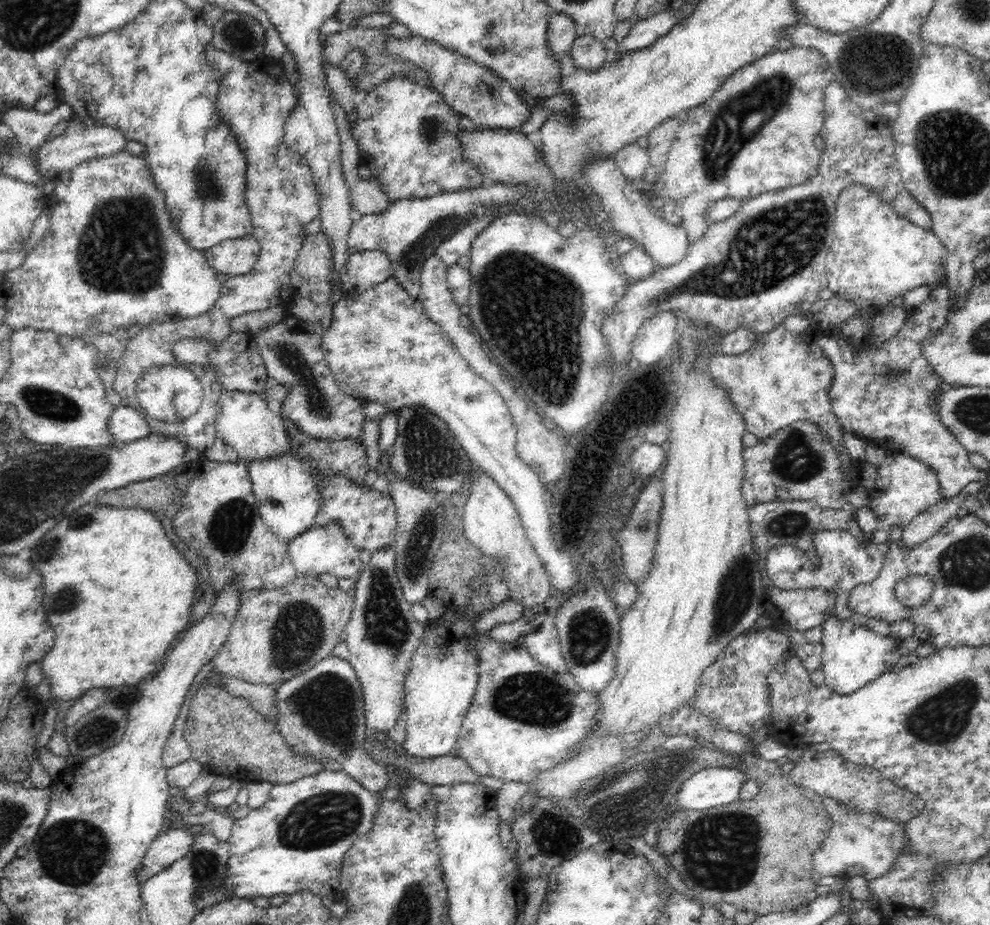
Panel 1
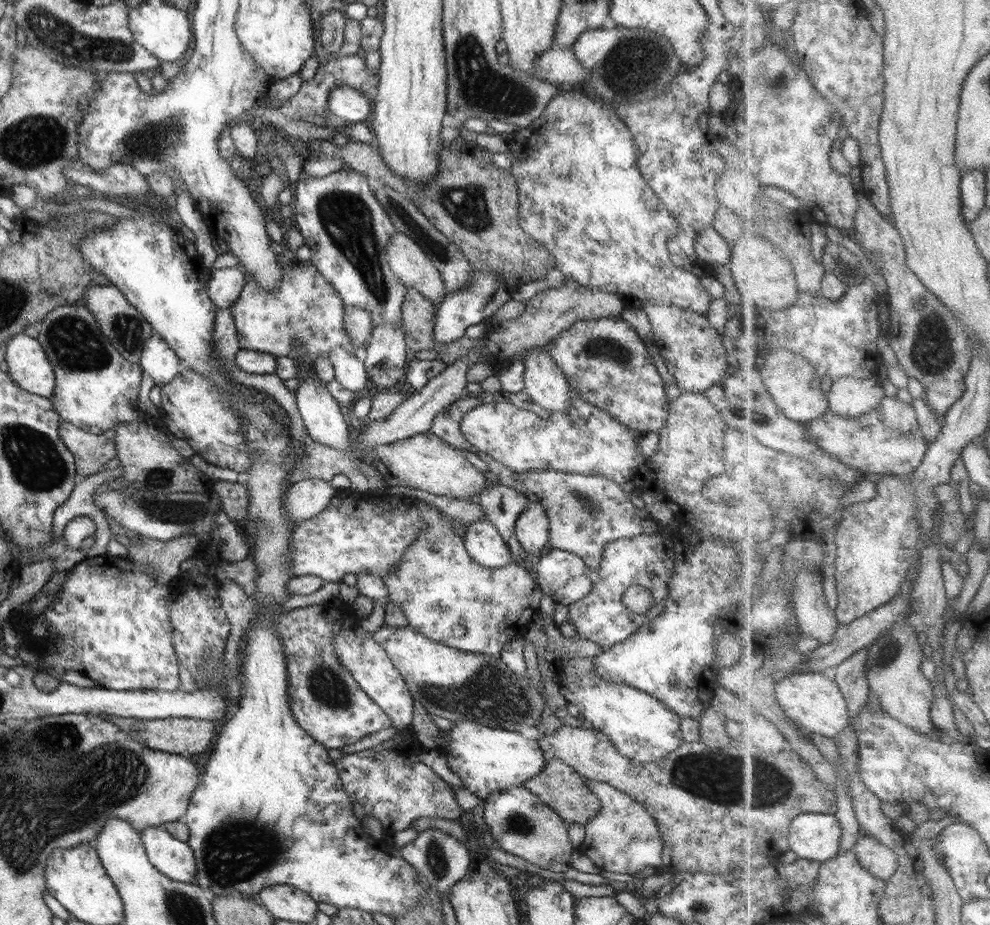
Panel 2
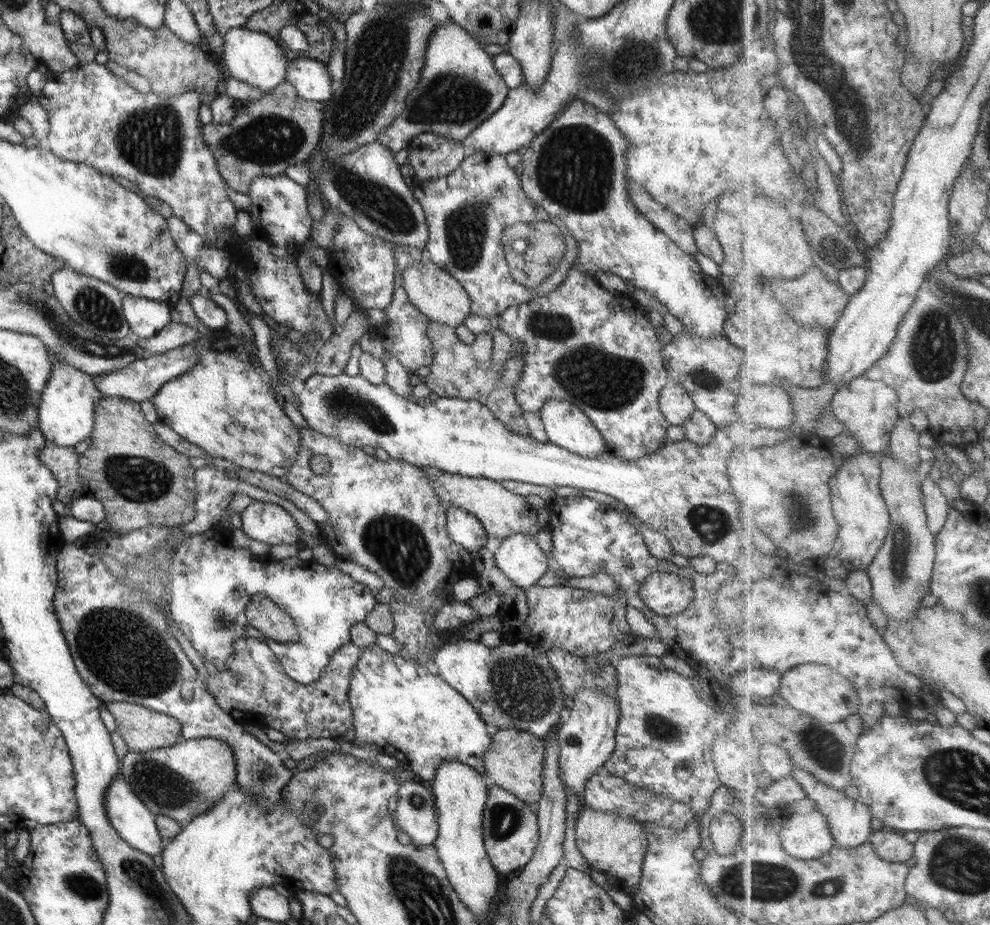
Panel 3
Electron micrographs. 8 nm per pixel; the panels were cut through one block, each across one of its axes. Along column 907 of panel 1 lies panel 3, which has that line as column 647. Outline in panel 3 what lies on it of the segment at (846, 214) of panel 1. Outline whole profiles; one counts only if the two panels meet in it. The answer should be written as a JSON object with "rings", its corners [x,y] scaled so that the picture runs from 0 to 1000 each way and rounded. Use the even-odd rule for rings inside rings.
{"rings":[[[588,107],[578,108],[552,141],[541,146],[533,158],[523,162],[529,182],[525,191],[527,205],[556,234],[567,236],[576,253],[582,257],[584,278],[578,290],[593,294],[598,301],[602,301],[604,292],[617,294],[636,310],[655,316],[673,331],[675,337],[689,348],[692,359],[708,365],[729,364],[739,320],[733,318],[728,304],[719,301],[719,296],[709,294],[700,276],[692,274],[675,254],[663,248],[638,221],[633,203],[636,195],[632,191],[630,175],[632,160],[634,148],[626,143],[614,122],[607,121]]]}

